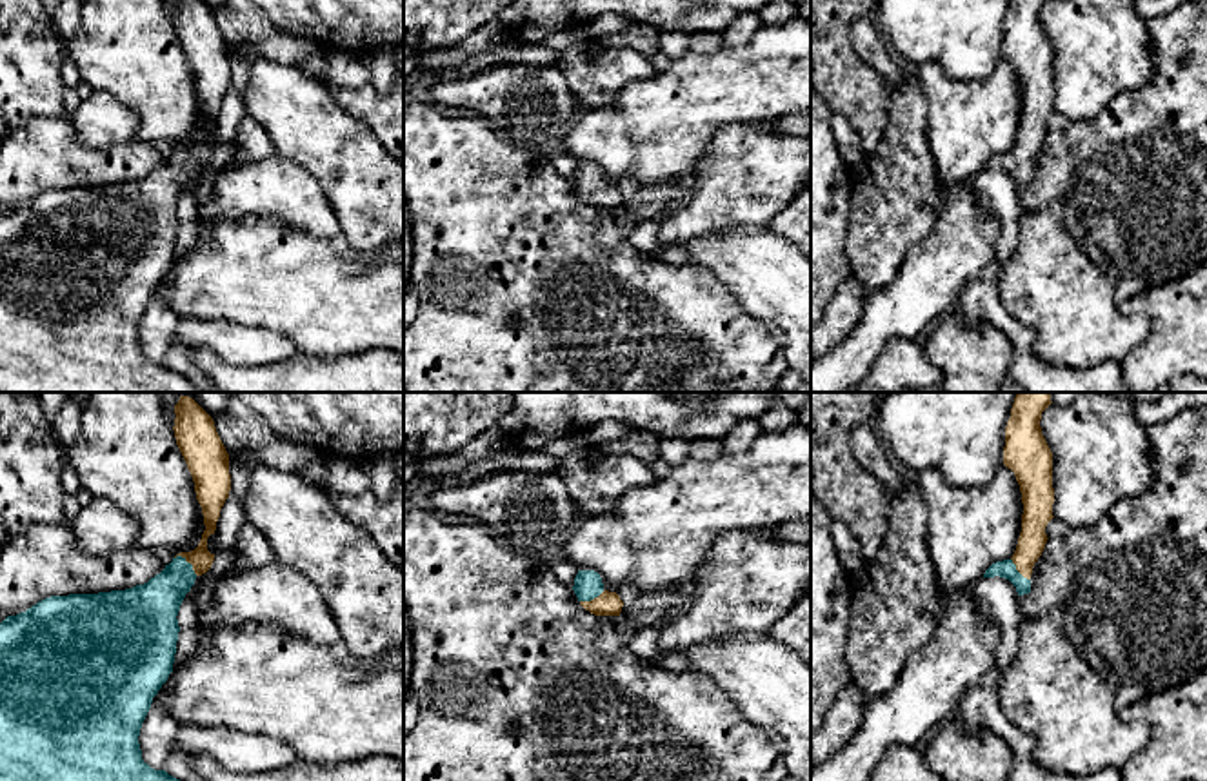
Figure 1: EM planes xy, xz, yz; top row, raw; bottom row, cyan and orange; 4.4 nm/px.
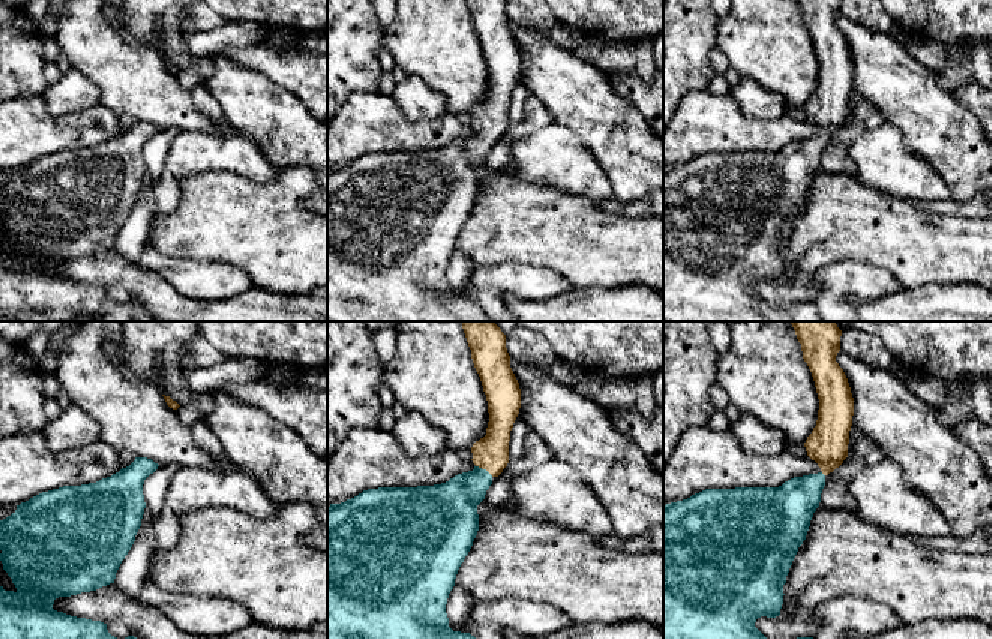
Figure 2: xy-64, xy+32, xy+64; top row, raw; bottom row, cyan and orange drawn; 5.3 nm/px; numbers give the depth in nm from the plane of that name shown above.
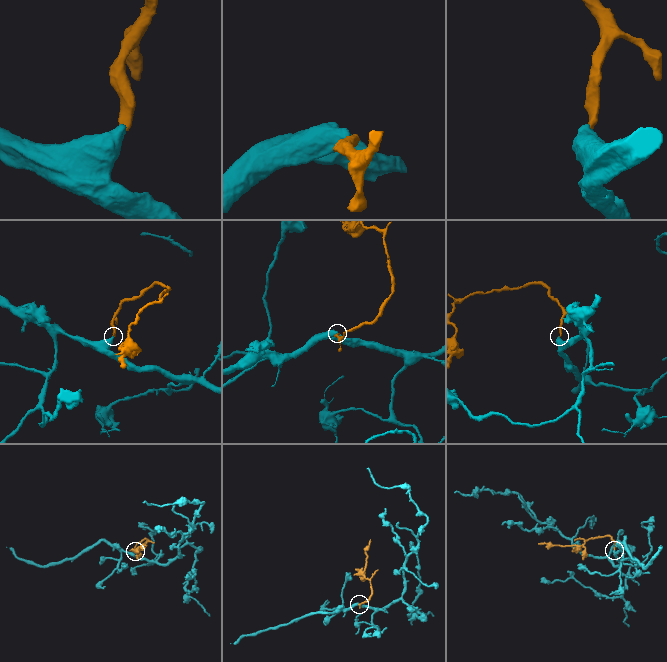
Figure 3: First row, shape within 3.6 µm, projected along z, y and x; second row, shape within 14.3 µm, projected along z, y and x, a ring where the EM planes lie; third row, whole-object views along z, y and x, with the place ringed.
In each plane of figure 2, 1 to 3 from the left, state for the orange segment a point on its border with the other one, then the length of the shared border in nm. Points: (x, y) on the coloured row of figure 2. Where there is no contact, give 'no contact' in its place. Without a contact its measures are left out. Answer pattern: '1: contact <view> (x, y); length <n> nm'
1: no contact
2: contact xy+32 (485, 470); length 110 nm
3: contact xy+64 (823, 474); length 30 nm

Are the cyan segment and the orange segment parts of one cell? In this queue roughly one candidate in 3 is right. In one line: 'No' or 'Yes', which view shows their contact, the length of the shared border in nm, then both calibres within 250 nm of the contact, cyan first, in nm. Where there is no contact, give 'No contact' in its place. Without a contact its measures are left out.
Yes. Touches cyan in xy. Shared border 130 nm. Thickness 220 nm (cyan) against 100 nm

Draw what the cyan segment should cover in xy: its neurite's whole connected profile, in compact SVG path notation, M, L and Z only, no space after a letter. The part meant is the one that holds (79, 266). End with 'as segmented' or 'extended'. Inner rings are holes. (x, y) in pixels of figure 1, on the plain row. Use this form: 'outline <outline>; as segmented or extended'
outline M175 0L175 7L176 11L173 24L176 38L193 69L196 93L204 107L205 124L202 127L202 133L195 143L176 147L160 167L156 167L144 178L98 187L51 189L38 194L25 205L7 209L0 216L0 392L205 392L193 385L180 372L169 369L165 363L151 361L142 352L142 343L138 336L140 321L151 302L153 291L158 287L158 283L173 265L176 234L180 225L176 213L180 198L185 187L195 178L195 173L205 167L214 154L214 147L207 143L207 131L214 127L220 104L231 84L229 47L216 25L213 11L202 0Z; extended

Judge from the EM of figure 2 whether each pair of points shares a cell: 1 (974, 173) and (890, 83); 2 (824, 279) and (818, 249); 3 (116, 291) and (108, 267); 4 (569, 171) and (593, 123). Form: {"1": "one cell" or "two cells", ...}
{"1": "one cell", "2": "two cells", "3": "two cells", "4": "two cells"}

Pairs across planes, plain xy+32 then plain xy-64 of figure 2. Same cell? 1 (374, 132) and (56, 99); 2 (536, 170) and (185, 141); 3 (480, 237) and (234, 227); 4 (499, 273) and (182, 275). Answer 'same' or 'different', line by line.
1: different
2: same
3: same
4: same

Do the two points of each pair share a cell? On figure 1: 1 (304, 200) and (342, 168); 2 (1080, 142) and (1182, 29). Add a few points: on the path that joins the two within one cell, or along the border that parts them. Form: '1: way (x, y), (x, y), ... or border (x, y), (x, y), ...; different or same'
1: border (288, 158), (302, 166), (315, 178), (340, 224); different
2: way (1115, 133), (1166, 82), (1175, 64); same

